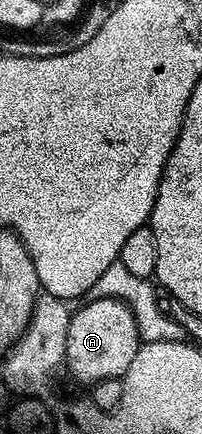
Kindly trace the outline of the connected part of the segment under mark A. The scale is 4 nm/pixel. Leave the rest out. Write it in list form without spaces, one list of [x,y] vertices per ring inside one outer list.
[[[90,298],[87,306],[75,309],[70,315],[66,341],[65,369],[78,382],[93,384],[109,378],[122,378],[131,373],[138,361],[138,325],[136,316],[126,302],[115,298]]]

